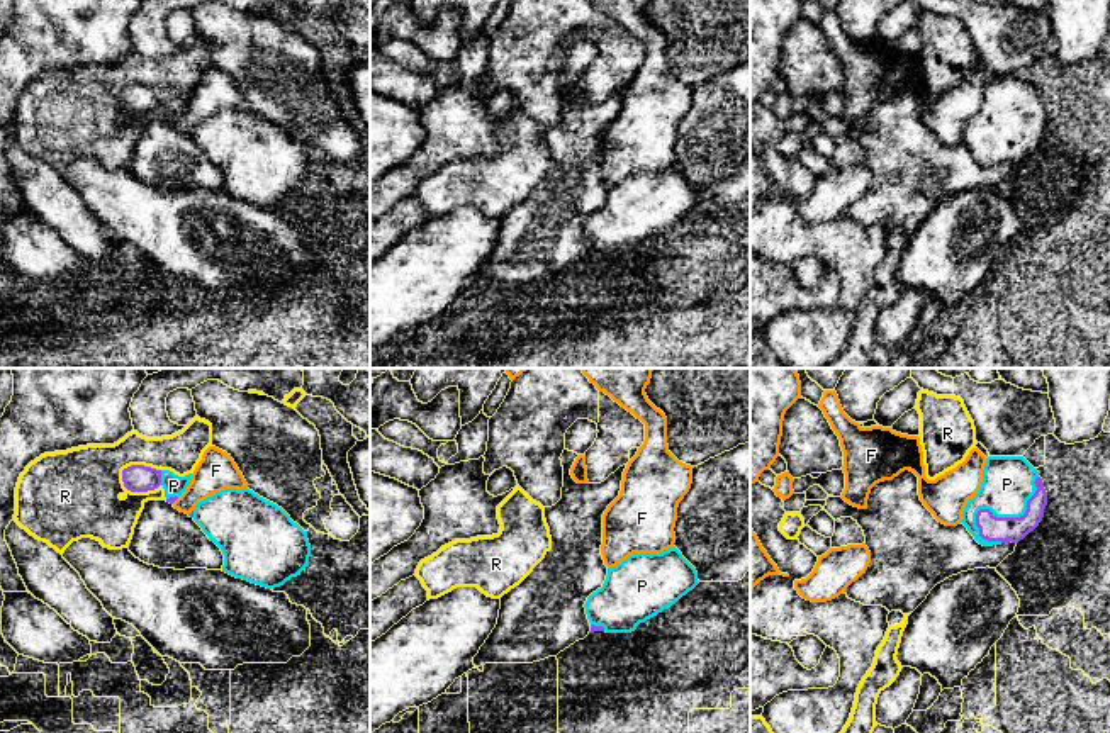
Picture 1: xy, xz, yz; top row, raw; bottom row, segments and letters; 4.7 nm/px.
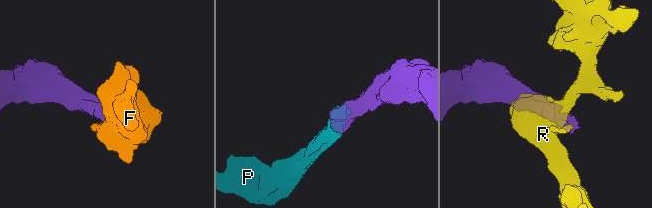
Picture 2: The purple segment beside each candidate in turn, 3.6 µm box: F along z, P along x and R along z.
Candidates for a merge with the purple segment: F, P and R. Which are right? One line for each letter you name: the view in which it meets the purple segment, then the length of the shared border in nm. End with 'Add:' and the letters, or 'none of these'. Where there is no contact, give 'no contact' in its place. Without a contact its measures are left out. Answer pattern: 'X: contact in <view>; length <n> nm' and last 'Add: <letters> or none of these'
P: contact in yz; length 400 nm
Add: P

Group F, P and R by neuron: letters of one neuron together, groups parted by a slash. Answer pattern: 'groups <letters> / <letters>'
groups F / P / R

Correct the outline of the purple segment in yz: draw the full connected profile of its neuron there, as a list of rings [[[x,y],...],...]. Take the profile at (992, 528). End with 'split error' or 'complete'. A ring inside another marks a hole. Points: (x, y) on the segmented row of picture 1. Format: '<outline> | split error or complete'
[[[988,456],[983,484],[962,511],[962,524],[983,546],[1018,543],[1034,531],[1044,518],[1047,492],[1044,482],[1023,456]]] | split error

